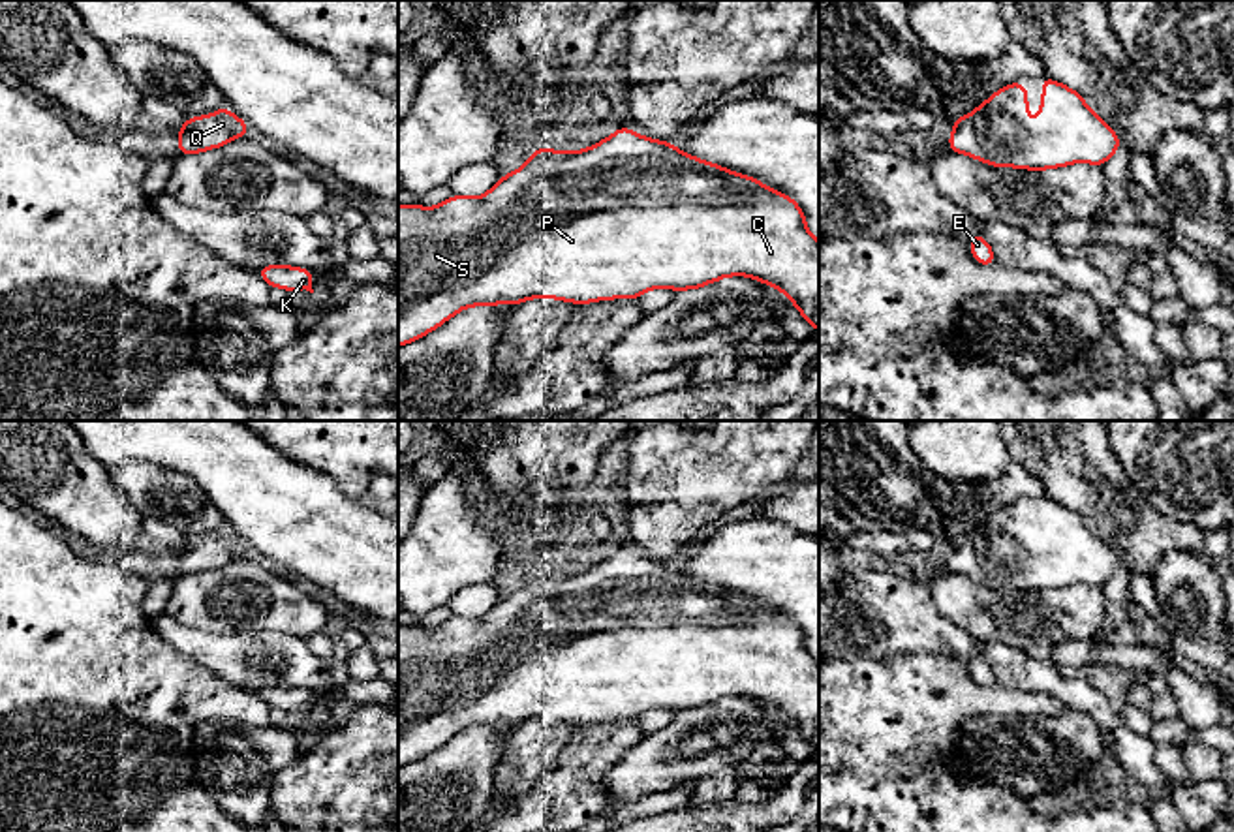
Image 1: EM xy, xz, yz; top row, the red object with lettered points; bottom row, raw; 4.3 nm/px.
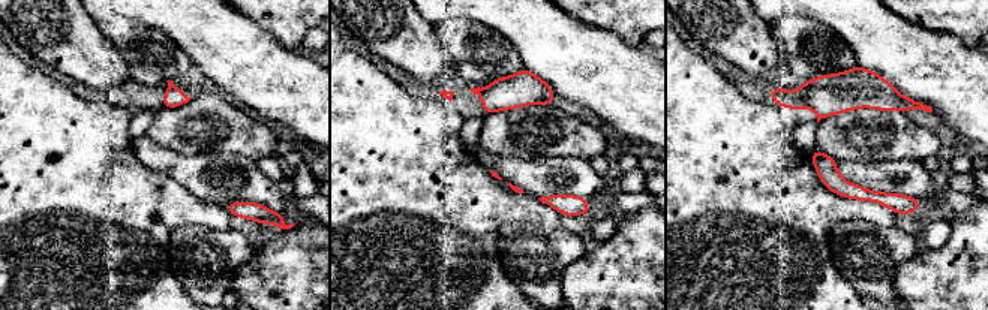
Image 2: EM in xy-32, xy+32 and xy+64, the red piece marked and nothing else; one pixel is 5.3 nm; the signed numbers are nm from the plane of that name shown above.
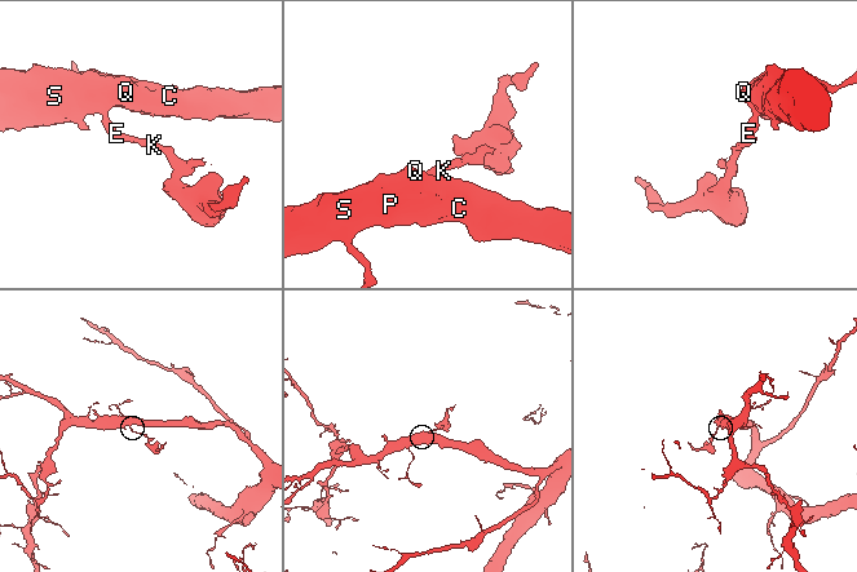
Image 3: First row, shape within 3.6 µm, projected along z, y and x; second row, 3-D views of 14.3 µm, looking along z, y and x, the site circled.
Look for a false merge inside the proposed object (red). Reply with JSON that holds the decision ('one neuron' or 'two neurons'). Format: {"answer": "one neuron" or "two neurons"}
{"answer": "one neuron"}

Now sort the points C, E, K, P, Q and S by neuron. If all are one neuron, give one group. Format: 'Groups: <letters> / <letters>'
Groups: C E K P Q S

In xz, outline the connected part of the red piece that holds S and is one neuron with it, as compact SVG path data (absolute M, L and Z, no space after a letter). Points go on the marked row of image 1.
M622 126L584 150L535 150L520 169L500 177L479 197L451 195L430 208L398 205L398 347L468 306L520 304L537 297L575 304L635 300L656 287L699 289L725 276L749 276L779 289L819 332L819 240L810 233L800 205L757 178Z

